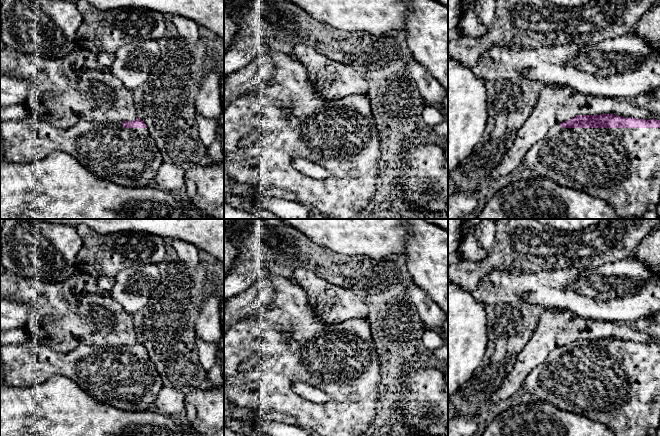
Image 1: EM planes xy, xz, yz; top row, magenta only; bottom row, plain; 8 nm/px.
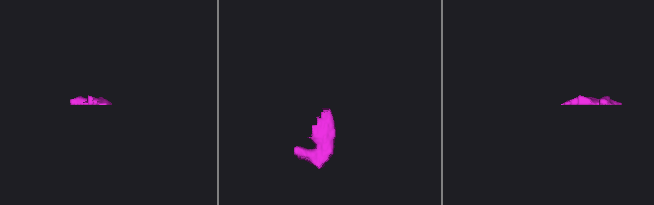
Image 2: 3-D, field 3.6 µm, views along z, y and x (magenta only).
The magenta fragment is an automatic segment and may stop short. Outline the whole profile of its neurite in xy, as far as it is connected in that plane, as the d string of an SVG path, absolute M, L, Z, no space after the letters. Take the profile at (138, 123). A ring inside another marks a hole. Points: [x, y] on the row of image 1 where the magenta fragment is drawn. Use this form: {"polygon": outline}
{"polygon": "M34 115L23 119L0 121L0 136L3 140L4 161L8 163L37 162L53 151L60 150L75 157L88 171L123 187L154 186L154 178L163 162L146 124L139 118L134 121L88 122L79 121L71 128L58 129Z"}

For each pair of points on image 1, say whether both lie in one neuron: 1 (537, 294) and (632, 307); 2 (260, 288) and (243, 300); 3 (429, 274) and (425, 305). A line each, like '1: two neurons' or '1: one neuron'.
1: one neuron
2: one neuron
3: two neurons

